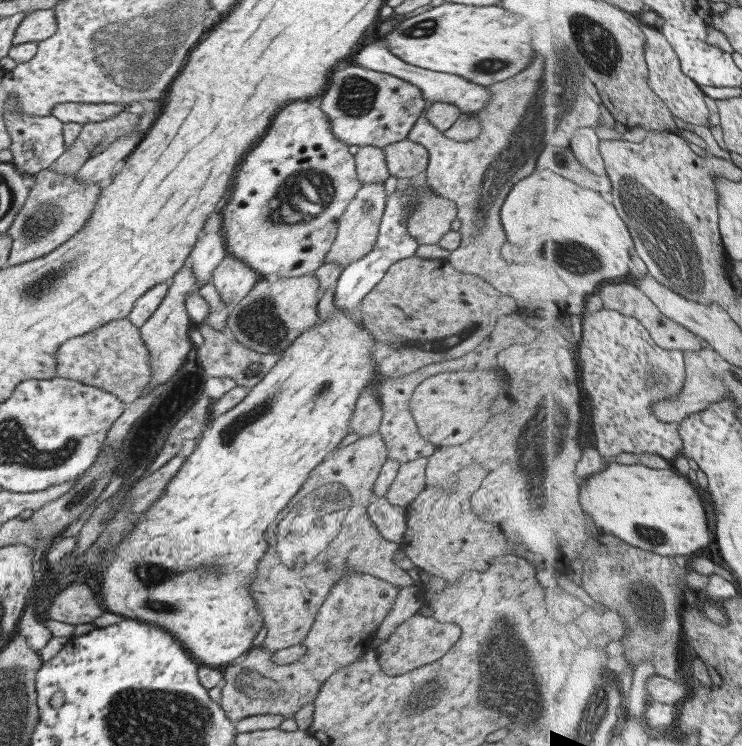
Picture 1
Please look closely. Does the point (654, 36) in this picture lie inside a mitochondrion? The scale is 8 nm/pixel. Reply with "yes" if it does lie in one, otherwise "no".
no

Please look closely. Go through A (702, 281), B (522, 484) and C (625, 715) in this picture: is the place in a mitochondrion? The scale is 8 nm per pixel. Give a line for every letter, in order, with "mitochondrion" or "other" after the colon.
A: mitochondrion
B: other
C: other

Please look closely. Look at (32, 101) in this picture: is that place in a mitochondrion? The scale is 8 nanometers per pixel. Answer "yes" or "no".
no

